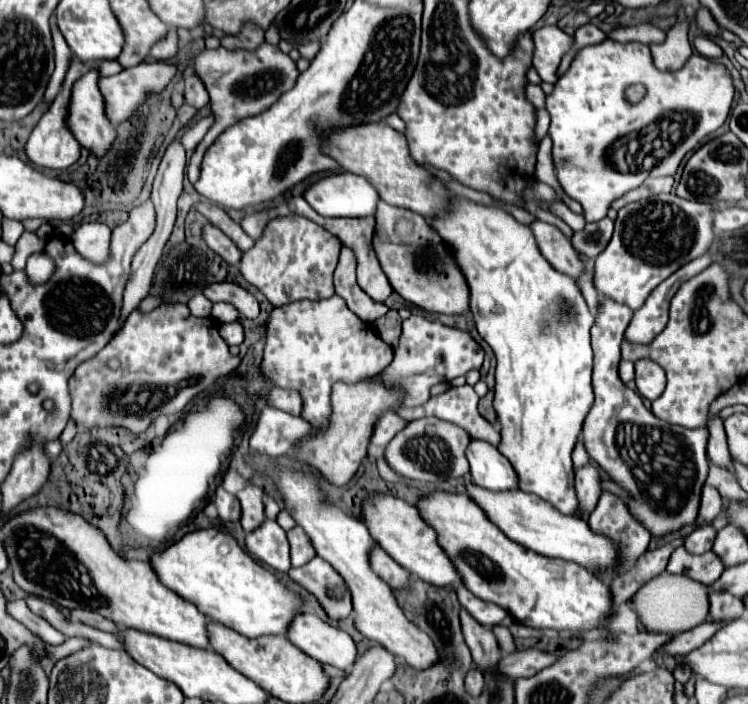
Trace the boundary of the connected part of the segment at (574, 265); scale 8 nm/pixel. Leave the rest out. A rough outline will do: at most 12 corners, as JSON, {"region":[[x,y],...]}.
{"region":[[534,221],[530,229],[540,253],[570,277],[582,273],[572,243],[554,225]]}

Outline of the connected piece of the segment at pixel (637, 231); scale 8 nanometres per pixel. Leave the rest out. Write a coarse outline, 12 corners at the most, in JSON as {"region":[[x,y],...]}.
{"region":[[674,193],[622,207],[594,261],[634,311],[710,249],[712,205]]}

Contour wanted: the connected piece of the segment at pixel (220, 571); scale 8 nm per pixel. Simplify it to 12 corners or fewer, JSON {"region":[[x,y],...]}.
{"region":[[216,529],[152,555],[160,581],[244,637],[304,599]]}

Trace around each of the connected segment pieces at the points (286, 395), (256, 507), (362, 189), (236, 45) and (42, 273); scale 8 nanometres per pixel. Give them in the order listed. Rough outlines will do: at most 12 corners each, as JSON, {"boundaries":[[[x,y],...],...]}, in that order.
{"boundaries":[[[266,389],[268,405],[300,415],[302,399],[294,391]],[[246,485],[238,495],[248,533],[264,521],[264,491]],[[338,173],[304,199],[322,217],[374,217],[368,179]],[[246,25],[220,39],[224,49],[254,51],[264,43],[262,29]],[[34,253],[26,261],[32,283],[48,281],[54,263],[44,253]]]}

